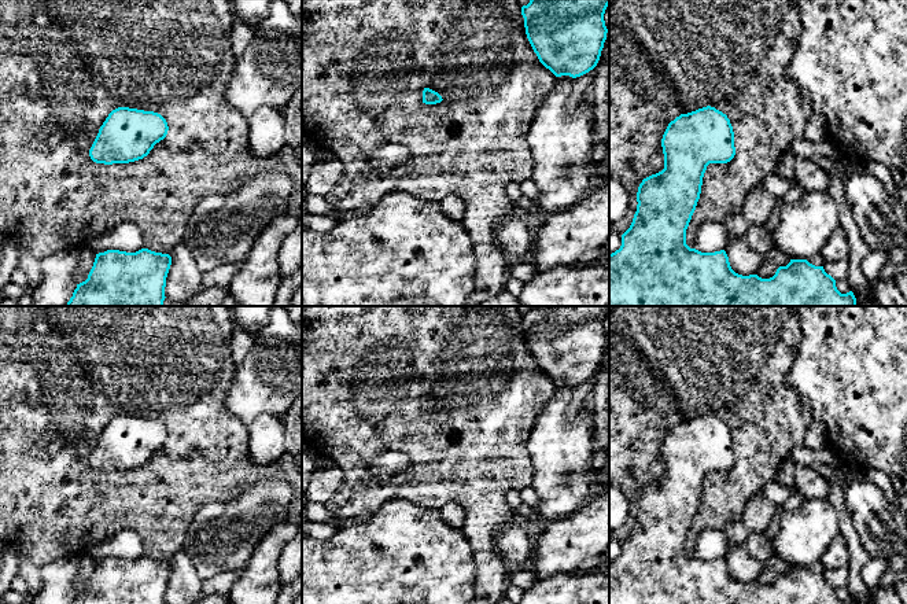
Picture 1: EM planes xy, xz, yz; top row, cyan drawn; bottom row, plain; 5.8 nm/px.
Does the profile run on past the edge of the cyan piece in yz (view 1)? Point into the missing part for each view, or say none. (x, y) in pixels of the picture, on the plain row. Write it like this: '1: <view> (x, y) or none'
1: none

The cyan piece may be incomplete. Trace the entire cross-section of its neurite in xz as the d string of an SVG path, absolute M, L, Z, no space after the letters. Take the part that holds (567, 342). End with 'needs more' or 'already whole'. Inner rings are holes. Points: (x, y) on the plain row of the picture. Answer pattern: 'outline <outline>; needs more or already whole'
outline M531 306L521 314L527 346L556 384L580 384L601 364L609 306Z; already whole

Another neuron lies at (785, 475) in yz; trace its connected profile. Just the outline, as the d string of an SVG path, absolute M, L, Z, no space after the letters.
M786 458L778 468L778 475L775 480L782 483L790 493L788 500L781 507L781 512L793 512L804 501L796 487L794 469L796 469L796 464L790 458Z

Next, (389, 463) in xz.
M381 449L375 458L375 463L368 468L369 479L384 480L391 479L412 471L410 458L392 449Z

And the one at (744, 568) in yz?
M729 541L725 556L731 577L742 583L756 582L764 570L763 563L755 560L746 550L745 545L737 545Z

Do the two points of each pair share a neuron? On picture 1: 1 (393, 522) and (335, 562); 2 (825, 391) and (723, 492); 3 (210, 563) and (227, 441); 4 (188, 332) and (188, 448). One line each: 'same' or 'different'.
1: same
2: different
3: different
4: same

